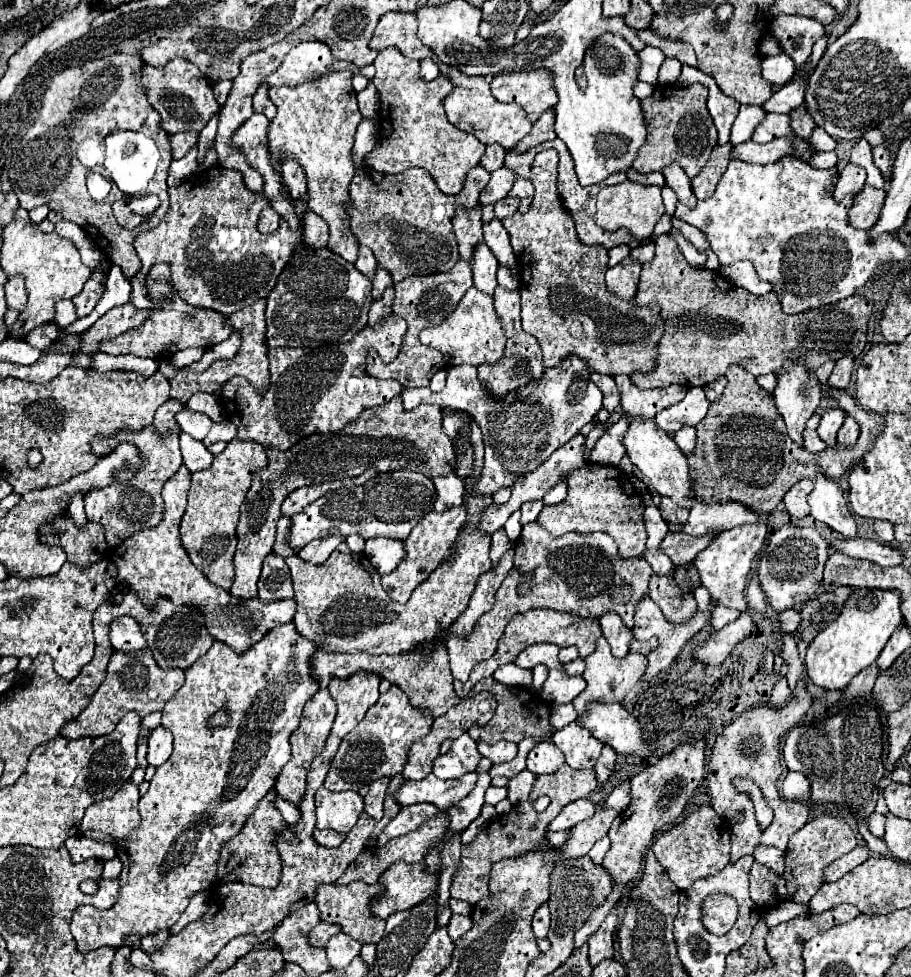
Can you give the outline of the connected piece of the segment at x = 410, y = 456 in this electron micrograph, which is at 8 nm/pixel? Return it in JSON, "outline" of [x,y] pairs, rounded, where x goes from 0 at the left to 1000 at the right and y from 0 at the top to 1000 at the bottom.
{"outline":[[[432,406],[422,415],[400,419],[395,429],[391,429],[386,435],[380,435],[375,441],[360,445],[340,445],[321,455],[316,462],[292,460],[292,464],[296,474],[292,480],[281,482],[277,498],[272,501],[270,511],[263,519],[263,535],[259,541],[259,593],[252,607],[266,615],[283,613],[281,597],[285,591],[288,574],[301,558],[303,533],[310,527],[307,517],[323,501],[378,488],[391,488],[406,478],[417,484],[439,480],[459,482],[472,490],[490,488],[501,480],[501,464],[496,464],[496,451],[485,441],[485,419],[479,415],[461,415],[452,421],[446,421],[439,406]]]}

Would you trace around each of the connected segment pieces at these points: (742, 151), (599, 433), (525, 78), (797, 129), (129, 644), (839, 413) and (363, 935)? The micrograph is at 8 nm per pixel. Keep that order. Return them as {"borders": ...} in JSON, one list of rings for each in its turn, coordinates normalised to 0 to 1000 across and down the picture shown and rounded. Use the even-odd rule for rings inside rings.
{"borders":[[[[858,140],[858,142],[852,142],[852,144],[845,144],[841,148],[832,148],[828,144],[819,144],[819,146],[812,146],[812,148],[806,148],[804,153],[804,161],[812,161],[821,167],[847,167],[847,165],[854,165],[856,161],[861,159],[869,159],[869,161],[878,161],[880,165],[887,165],[887,161],[891,159],[891,150],[887,157],[883,159],[876,159],[865,140]]],[[[686,427],[676,431],[670,439],[667,439],[667,431],[665,433],[654,433],[652,439],[648,439],[645,449],[643,449],[643,468],[650,462],[650,458],[654,455],[654,474],[677,478],[683,466],[687,464],[687,458],[683,453],[683,449],[685,449],[689,437],[690,432]]],[[[597,69],[555,77],[551,75],[540,81],[540,97],[551,105],[569,105],[586,126],[602,110],[613,105],[606,77],[608,75]]],[[[883,110],[872,112],[872,114],[867,116],[867,120],[869,120],[869,132],[872,132],[872,136],[878,138],[878,140],[883,140],[883,142],[887,144],[891,132],[896,130],[896,126],[891,124],[891,120],[883,114]]],[[[130,632],[121,640],[121,656],[130,666],[151,666],[160,662],[160,652],[147,632]]],[[[909,419],[909,421],[905,421],[902,431],[898,435],[898,445],[907,451],[909,458],[915,455],[918,443],[922,441],[922,437],[926,433],[926,427],[929,427],[929,421],[924,421],[924,419]]],[[[362,904],[362,906],[349,910],[345,922],[351,926],[353,943],[375,947],[375,953],[386,957],[395,965],[415,965],[419,961],[419,955],[422,955],[422,943],[417,939],[408,937],[404,924],[406,924],[408,918],[413,918],[413,916],[420,913],[422,907],[417,904],[411,904],[411,906],[384,904],[384,906],[375,906],[375,908],[369,908],[369,906]]]]}

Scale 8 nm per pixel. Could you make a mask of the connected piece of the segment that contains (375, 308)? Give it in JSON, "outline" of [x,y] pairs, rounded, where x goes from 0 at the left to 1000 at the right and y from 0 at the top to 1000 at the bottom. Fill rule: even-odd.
{"outline":[[[426,294],[422,298],[422,302],[417,306],[413,306],[406,314],[406,322],[404,322],[404,333],[411,335],[413,331],[417,331],[422,324],[430,322],[430,308],[432,308],[432,296]]]}

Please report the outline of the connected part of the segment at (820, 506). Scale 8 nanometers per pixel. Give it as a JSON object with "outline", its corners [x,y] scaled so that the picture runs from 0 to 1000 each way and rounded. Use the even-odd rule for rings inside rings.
{"outline":[[[896,484],[894,501],[887,507],[887,515],[891,519],[891,529],[911,537],[915,544],[924,546],[929,552],[940,548],[940,535],[931,521],[931,511],[922,494],[918,494],[907,484]]]}

